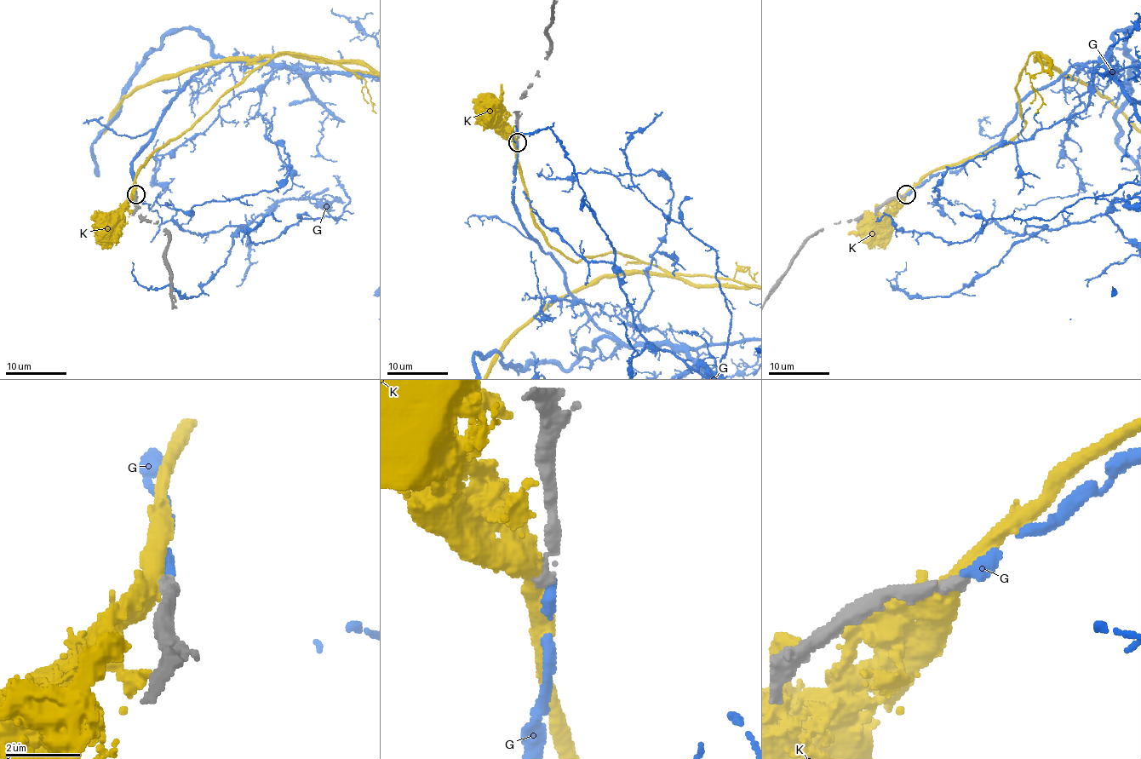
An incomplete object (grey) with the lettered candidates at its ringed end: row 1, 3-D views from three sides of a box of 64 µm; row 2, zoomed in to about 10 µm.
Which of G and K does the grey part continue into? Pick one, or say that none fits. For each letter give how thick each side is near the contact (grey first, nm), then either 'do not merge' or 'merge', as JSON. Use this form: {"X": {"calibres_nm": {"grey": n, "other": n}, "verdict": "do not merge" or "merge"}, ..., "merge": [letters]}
{"G": {"calibres_nm": {"grey": 280, "other": 360}, "verdict": "merge"}, "K": {"calibres_nm": {"grey": 320, "other": 500}, "verdict": "do not merge"}, "merge": ["G"]}

